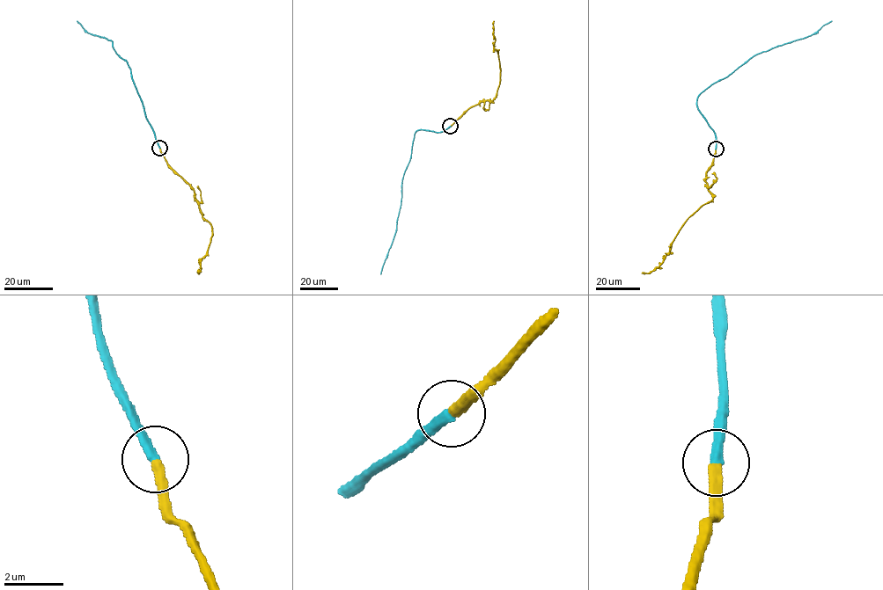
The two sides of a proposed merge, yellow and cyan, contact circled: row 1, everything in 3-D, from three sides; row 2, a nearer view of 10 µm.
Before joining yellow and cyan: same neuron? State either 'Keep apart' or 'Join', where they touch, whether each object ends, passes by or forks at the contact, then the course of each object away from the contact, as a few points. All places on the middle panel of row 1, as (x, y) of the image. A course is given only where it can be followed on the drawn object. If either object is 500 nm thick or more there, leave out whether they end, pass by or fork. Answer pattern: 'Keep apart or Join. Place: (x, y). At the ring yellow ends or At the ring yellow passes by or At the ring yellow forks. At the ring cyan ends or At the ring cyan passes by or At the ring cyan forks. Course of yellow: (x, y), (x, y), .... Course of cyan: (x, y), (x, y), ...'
Join. Place: (450, 126). At the ring yellow ends. At the ring cyan ends. Course of yellow: (450, 126), (467, 108), (495, 97), (501, 70), (497, 51), (494, 47), (494, 21). Course of cyan: (450, 126), (439, 133), (420, 129), (415, 134), (411, 158), (403, 178), (396, 232), (380, 274)

